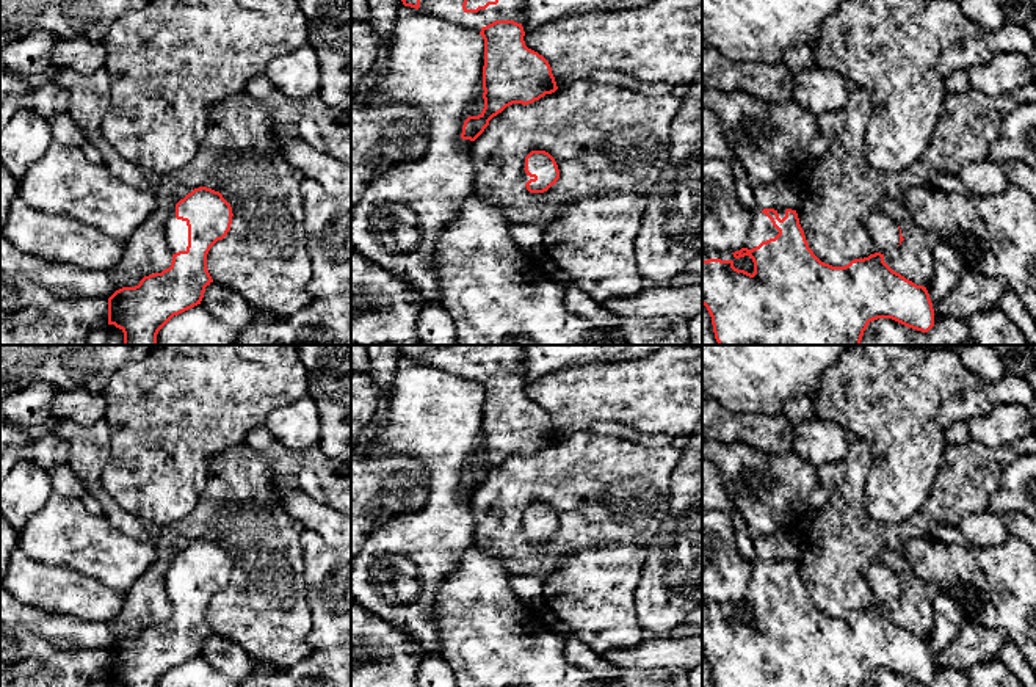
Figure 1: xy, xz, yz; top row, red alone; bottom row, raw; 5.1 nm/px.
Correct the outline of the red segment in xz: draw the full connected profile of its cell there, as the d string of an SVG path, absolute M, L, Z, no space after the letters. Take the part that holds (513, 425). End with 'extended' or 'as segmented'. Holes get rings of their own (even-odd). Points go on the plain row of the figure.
M401 345L404 358L475 381L484 391L484 460L464 472L462 491L475 493L506 458L528 456L558 441L549 413L525 397L523 350L525 345Z; extended

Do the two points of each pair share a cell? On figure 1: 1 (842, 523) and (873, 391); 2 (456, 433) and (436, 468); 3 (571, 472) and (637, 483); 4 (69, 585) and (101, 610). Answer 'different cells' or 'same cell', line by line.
1: different cells
2: same cell
3: same cell
4: same cell

